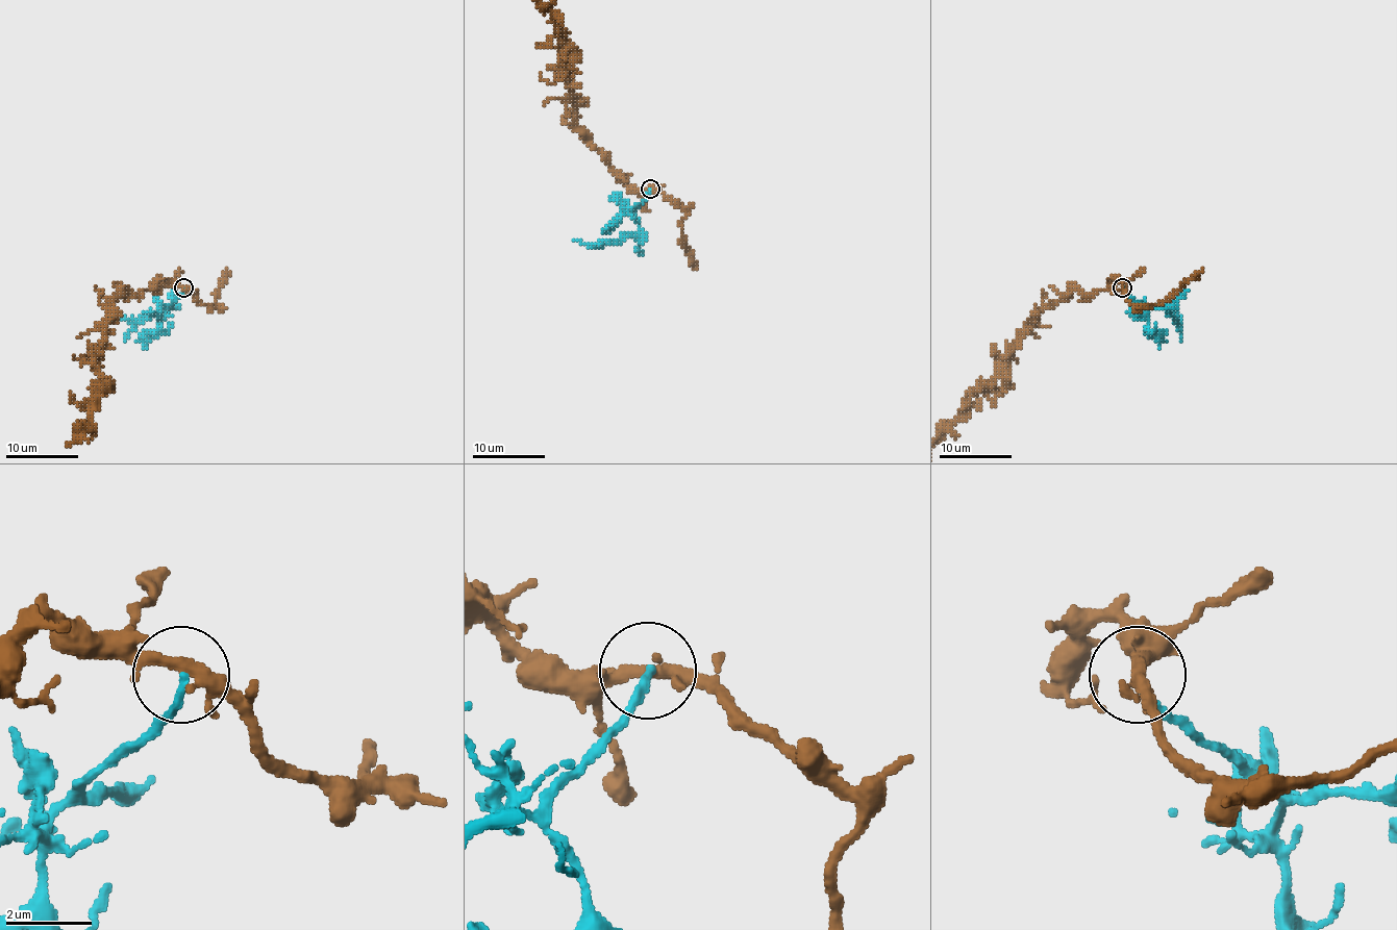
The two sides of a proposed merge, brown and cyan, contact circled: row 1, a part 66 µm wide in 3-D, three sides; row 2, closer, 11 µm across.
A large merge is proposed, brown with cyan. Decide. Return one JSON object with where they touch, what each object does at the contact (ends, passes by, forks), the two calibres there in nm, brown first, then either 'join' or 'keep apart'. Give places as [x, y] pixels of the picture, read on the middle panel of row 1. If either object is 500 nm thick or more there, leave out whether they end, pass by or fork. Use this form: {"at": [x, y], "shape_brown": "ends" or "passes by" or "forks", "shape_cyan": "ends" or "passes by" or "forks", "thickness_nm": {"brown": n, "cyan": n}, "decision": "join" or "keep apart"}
{"at": [650, 189], "shape_brown": "forks", "shape_cyan": "ends", "thickness_nm": {"brown": 260, "cyan": 170}, "decision": "keep apart"}

